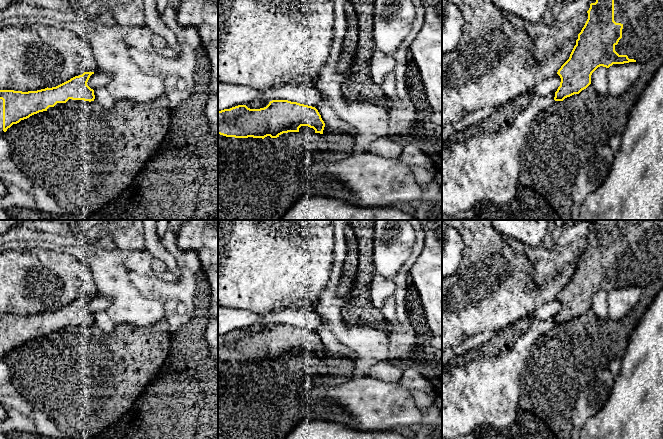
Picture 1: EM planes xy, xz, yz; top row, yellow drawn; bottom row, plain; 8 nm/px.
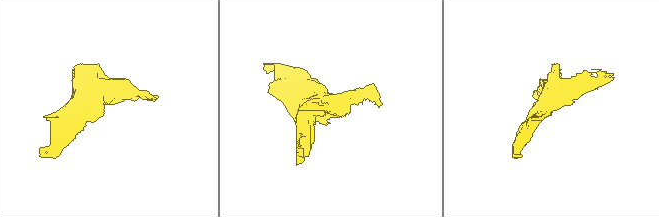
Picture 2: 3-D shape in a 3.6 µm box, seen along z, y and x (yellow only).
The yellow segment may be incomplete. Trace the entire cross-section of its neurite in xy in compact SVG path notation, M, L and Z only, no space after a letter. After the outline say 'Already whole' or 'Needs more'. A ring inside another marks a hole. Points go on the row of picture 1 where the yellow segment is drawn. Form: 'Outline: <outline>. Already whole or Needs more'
Outline: M84 72L56 87L37 91L0 90L0 136L13 124L47 111L57 103L66 103L69 99L94 101L94 90L87 85L92 74Z. Needs more

